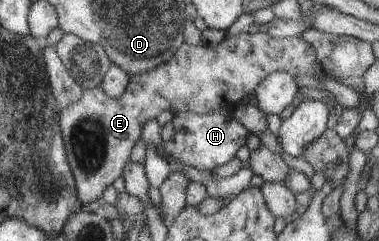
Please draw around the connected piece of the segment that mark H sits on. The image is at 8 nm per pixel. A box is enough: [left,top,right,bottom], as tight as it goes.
[161,110,248,170]

